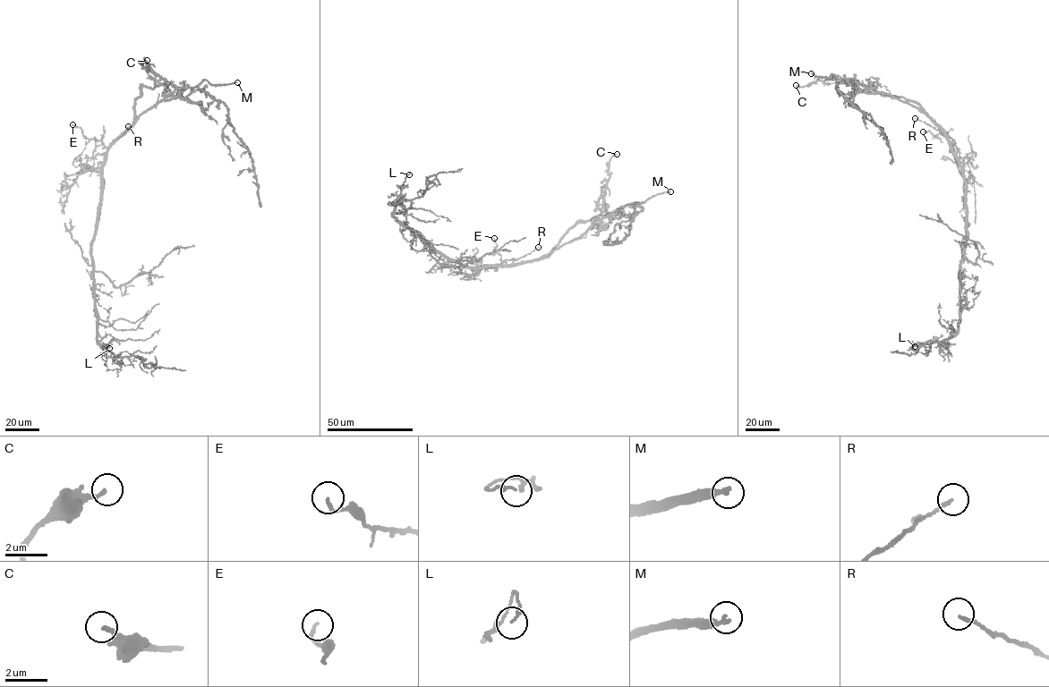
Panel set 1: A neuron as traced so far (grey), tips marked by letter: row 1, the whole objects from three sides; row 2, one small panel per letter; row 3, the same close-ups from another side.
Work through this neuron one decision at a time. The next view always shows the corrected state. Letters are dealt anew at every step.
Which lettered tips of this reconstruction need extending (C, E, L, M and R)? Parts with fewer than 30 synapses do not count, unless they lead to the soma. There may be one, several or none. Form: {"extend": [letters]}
{"extend": ["M"]}

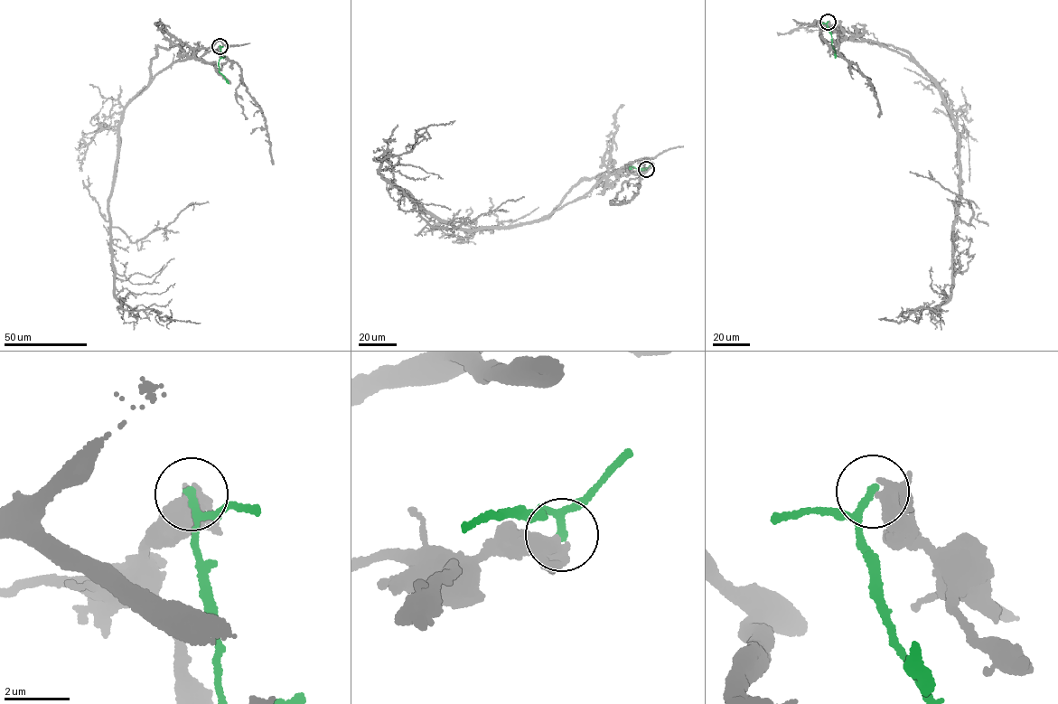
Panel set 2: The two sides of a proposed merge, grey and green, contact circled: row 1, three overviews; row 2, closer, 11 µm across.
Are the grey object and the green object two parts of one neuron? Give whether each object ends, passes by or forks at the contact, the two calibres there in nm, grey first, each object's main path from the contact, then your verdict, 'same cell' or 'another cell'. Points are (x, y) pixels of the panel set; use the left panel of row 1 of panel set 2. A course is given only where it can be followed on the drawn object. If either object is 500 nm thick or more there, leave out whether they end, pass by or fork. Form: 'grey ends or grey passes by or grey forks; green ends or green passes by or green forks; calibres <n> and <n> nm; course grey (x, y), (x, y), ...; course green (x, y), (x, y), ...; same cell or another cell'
grey forks; green ends; calibres 400 and 240 nm; course grey (220, 46), (171, 63), (129, 101), (109, 201), (116, 296), (135, 310), (153, 308), (164, 321), (200, 323); course green (220, 46), (219, 71), (229, 83); another cell

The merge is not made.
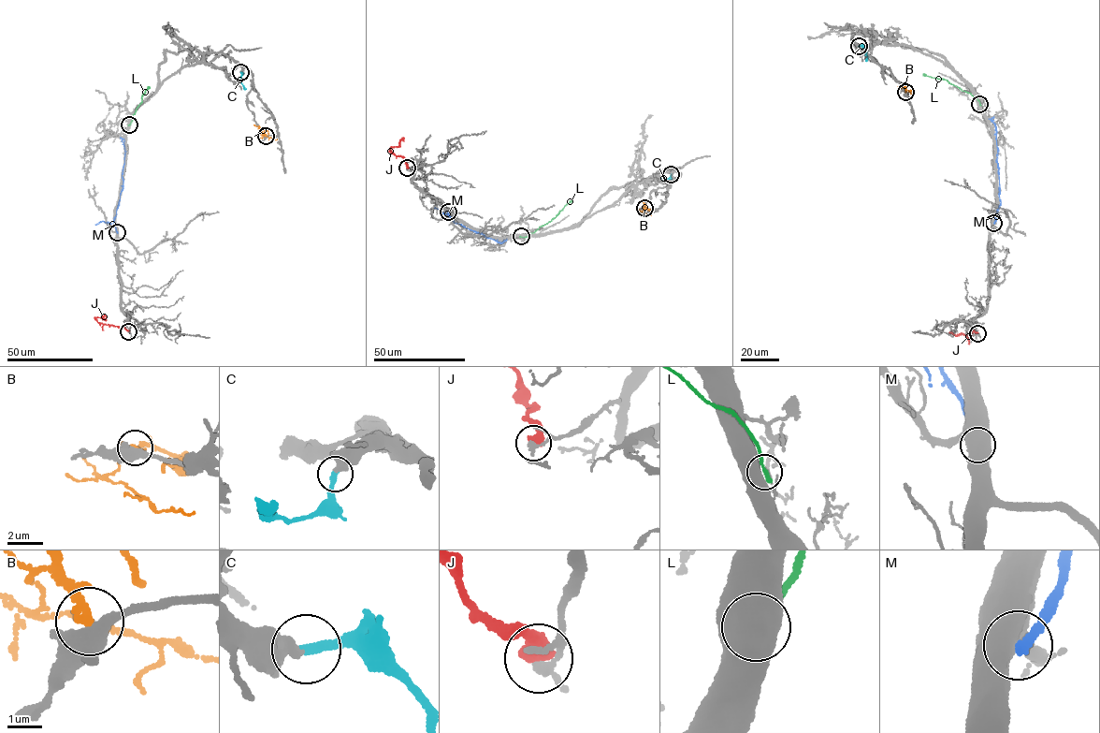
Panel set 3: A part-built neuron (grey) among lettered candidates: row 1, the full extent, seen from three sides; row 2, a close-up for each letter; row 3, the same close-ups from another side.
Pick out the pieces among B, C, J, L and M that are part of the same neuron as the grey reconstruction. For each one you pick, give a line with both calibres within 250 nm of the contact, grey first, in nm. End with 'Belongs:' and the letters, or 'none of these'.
C: 480/320 nm
Belongs: C

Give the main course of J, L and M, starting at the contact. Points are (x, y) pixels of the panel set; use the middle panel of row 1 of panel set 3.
J: (407, 168), (403, 157), (396, 156), (390, 148), (399, 147), (401, 139), (403, 141)
L: (521, 237), (547, 224), (572, 200)
M: (448, 212), (455, 223), (500, 243), (504, 240), (503, 242)

